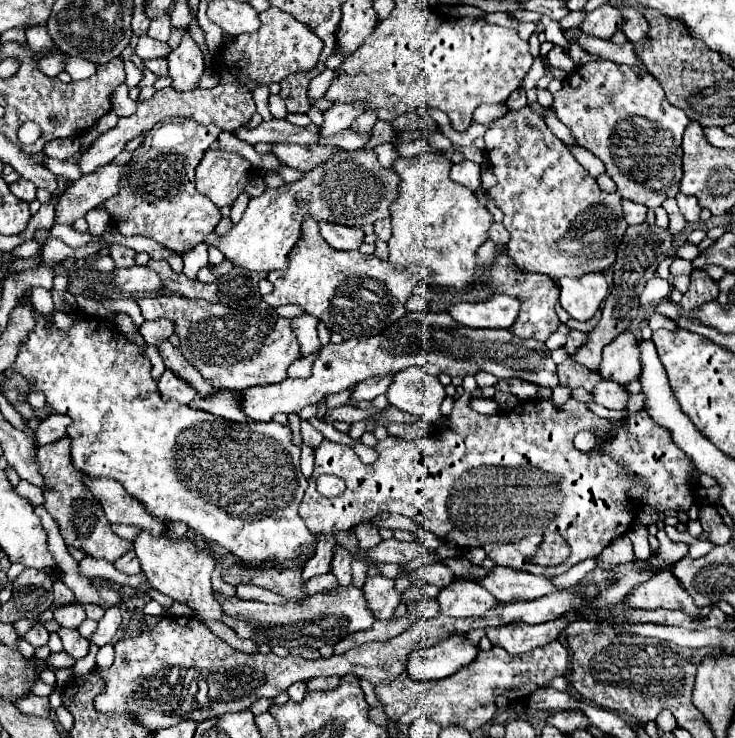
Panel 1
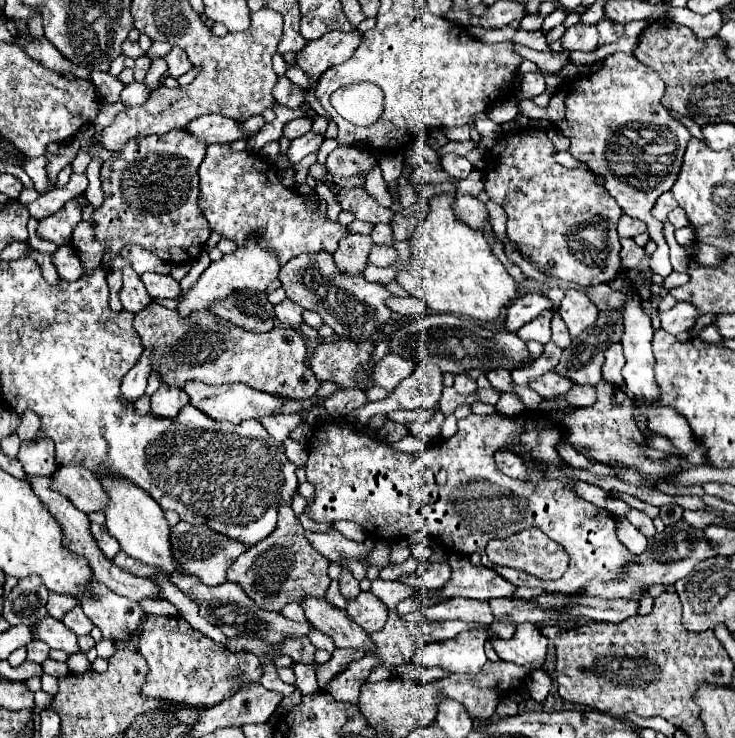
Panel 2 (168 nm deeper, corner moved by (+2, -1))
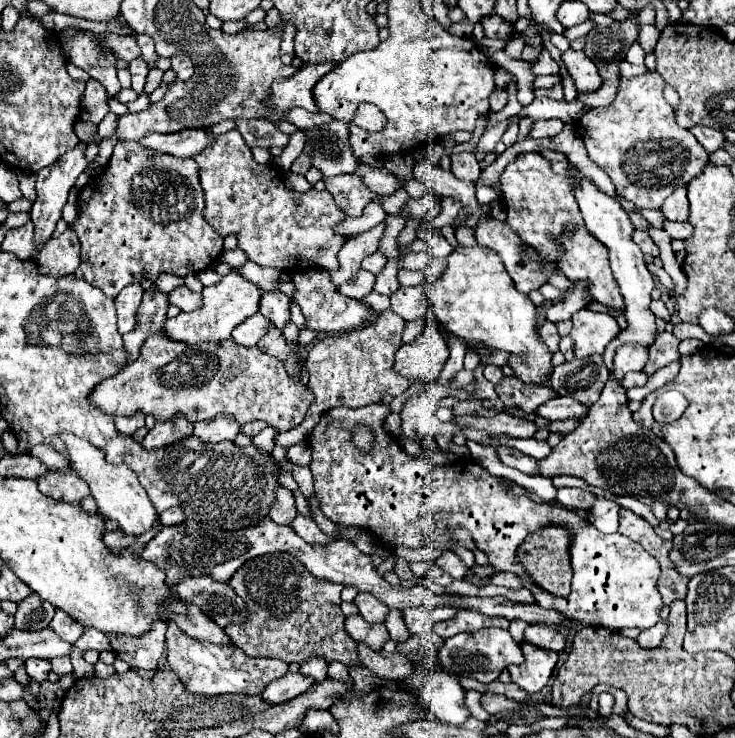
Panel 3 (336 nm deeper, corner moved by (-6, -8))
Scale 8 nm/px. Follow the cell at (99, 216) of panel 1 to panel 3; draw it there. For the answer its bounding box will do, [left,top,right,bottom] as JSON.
[99,113,117,139]

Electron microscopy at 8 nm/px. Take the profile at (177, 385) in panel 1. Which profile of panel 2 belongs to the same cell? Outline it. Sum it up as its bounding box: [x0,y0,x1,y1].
[149,386,189,418]

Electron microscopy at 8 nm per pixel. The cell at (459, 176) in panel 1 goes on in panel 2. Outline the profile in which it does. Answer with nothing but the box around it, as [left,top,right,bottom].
[441,154,473,180]

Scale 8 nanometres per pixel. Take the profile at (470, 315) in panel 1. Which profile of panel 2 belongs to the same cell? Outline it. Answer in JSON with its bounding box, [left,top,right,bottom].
[507,294,553,332]

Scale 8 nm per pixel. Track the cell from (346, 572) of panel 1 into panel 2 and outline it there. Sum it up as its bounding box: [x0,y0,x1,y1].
[339,570,361,600]

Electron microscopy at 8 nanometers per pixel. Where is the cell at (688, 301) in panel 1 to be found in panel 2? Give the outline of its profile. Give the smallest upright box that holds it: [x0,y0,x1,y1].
[661,302,697,336]

